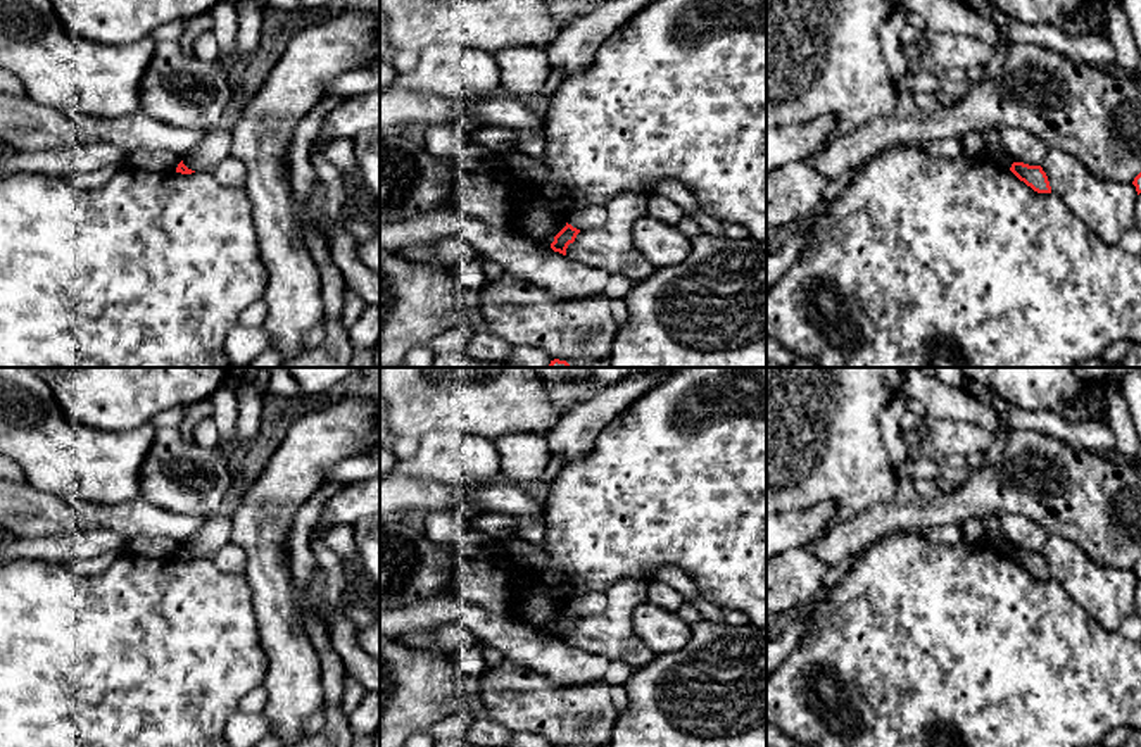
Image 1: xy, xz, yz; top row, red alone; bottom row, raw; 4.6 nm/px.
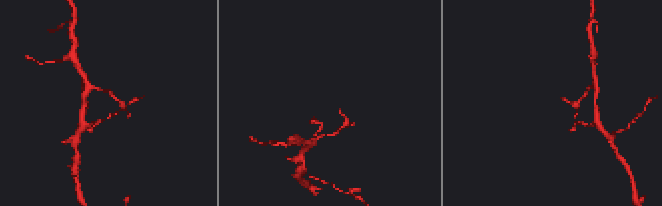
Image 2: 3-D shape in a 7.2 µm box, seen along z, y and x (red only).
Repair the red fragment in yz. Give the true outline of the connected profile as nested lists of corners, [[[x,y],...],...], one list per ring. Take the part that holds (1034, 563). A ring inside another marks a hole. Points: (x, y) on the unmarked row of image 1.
[[[1013,549],[1010,557],[1024,568],[1027,573],[1031,573],[1037,580],[1051,580],[1051,573],[1048,568],[1046,559],[1041,552],[1029,552],[1024,549]]]

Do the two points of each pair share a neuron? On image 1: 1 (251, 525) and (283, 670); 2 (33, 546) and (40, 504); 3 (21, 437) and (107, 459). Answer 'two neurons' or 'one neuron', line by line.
1: one neuron
2: two neurons
3: one neuron

